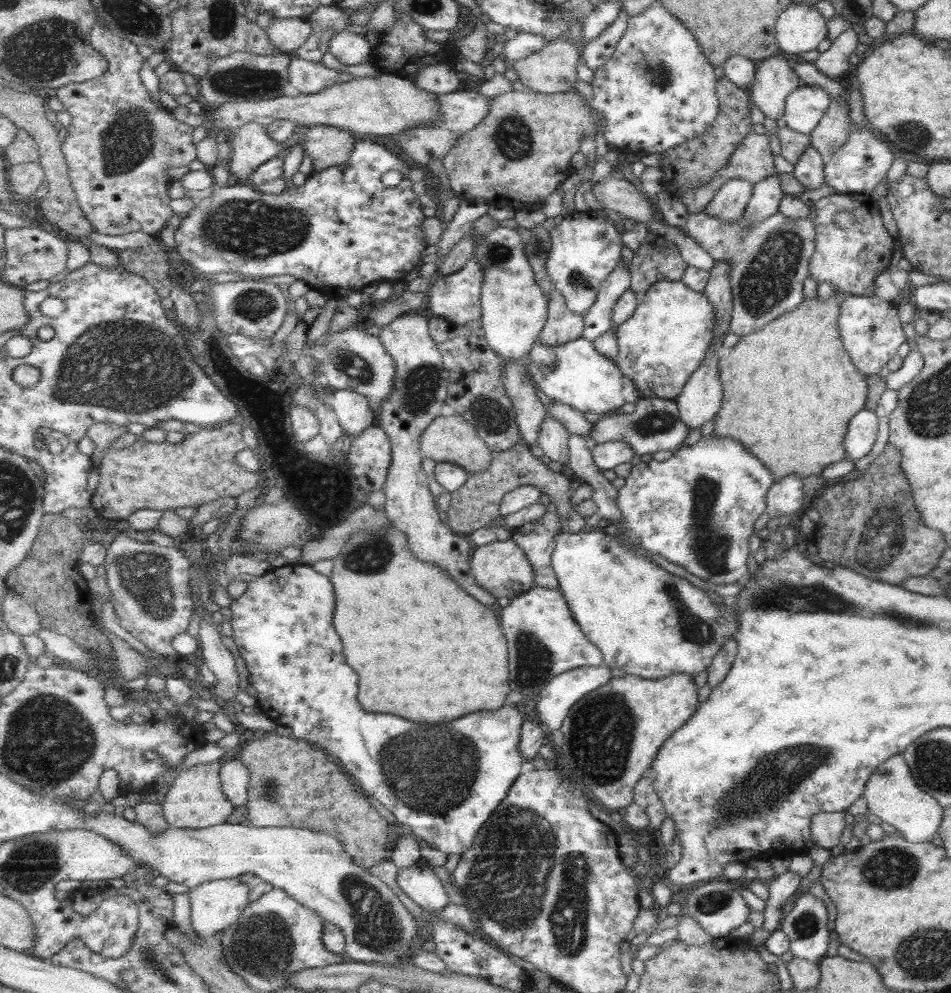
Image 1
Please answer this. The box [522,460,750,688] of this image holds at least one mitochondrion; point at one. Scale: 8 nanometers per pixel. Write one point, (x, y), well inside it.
(709, 545)

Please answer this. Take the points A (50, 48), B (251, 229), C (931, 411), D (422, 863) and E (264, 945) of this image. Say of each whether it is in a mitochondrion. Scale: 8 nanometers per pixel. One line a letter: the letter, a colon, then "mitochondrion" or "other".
A: mitochondrion
B: mitochondrion
C: mitochondrion
D: other
E: mitochondrion

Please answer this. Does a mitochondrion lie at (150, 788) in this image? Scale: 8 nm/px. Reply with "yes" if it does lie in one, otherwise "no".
no

